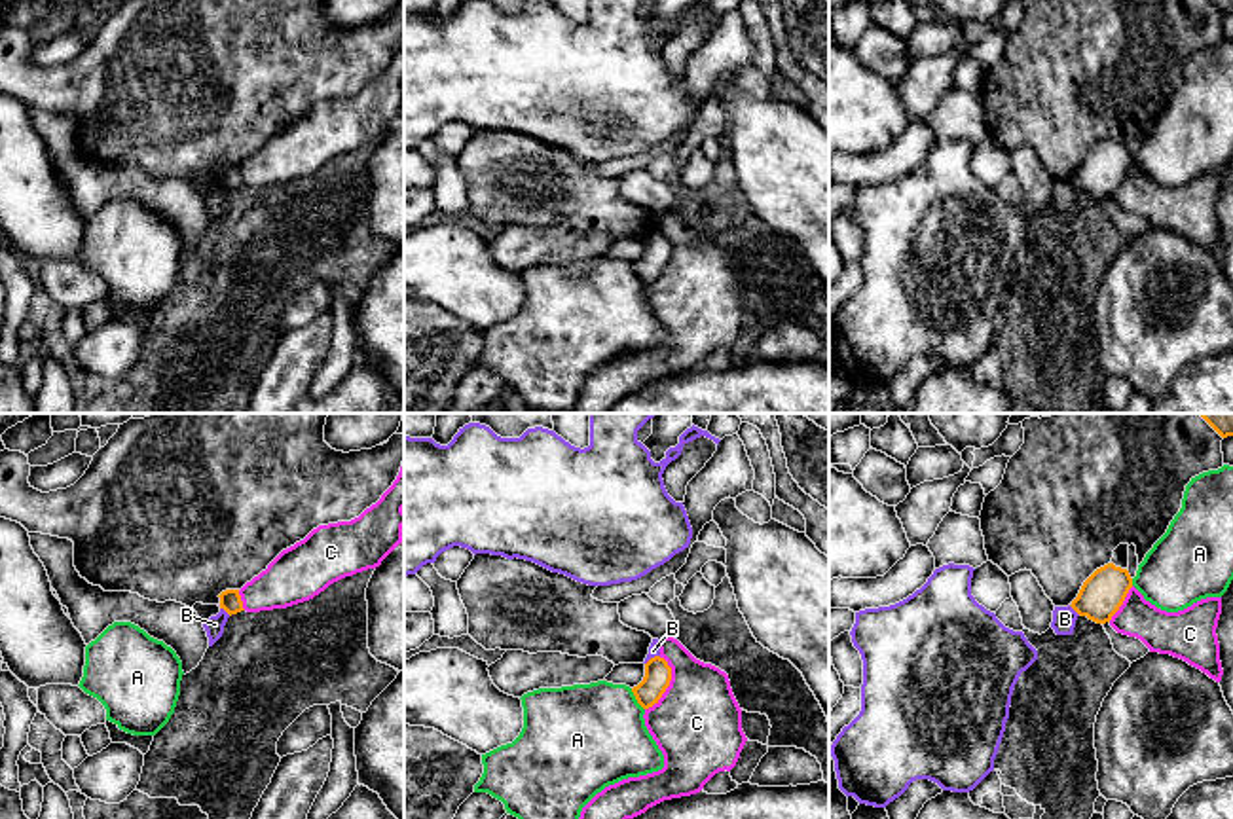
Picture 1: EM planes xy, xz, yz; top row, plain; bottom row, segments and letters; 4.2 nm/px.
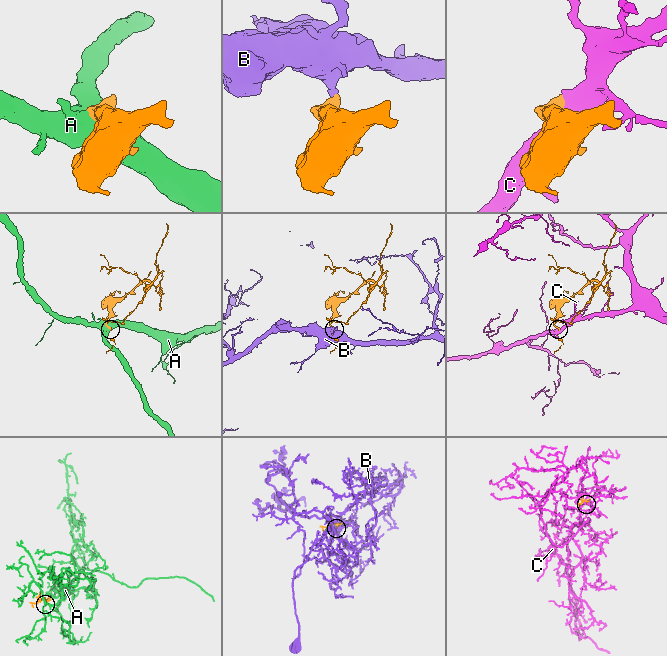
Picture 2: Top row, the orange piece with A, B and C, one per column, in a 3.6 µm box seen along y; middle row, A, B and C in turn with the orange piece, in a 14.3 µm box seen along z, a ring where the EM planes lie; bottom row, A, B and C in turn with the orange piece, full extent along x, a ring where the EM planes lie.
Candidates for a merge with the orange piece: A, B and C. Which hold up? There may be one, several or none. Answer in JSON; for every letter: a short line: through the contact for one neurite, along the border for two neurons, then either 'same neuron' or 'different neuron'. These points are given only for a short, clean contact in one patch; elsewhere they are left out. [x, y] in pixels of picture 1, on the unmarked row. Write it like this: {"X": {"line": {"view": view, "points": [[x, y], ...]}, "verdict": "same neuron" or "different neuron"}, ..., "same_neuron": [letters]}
{"A": {"verdict": "different neuron"}, "B": {"line": {"view": "yz", "points": [[1068, 181], [1080, 190]]}, "verdict": "different neuron"}, "C": {"verdict": "different neuron"}, "same_neuron": []}

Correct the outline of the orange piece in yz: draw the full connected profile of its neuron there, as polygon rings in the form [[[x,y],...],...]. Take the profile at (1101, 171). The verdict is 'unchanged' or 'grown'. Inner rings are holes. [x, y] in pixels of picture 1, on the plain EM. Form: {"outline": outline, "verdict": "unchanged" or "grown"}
{"outline": [[[1108,138],[1096,144],[1081,161],[1072,184],[1096,199],[1106,199],[1123,180],[1132,154],[1127,144]]], "verdict": "unchanged"}

